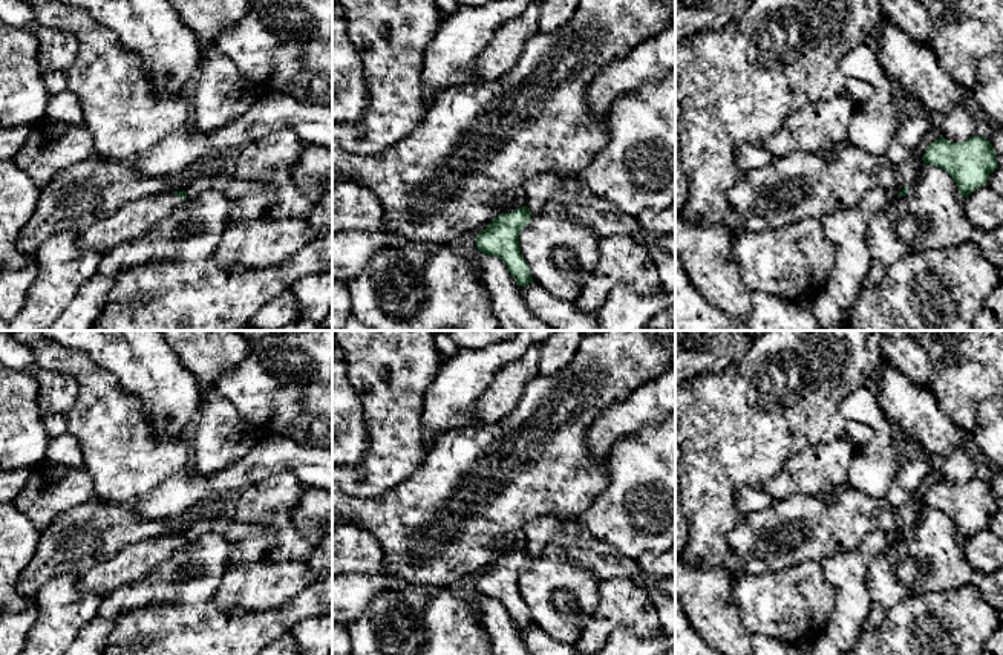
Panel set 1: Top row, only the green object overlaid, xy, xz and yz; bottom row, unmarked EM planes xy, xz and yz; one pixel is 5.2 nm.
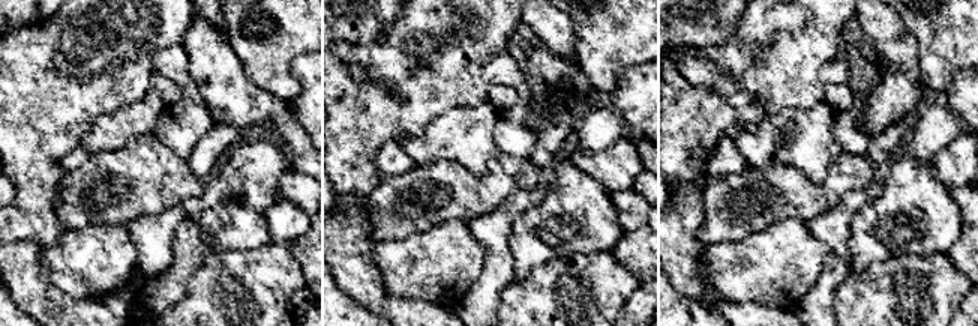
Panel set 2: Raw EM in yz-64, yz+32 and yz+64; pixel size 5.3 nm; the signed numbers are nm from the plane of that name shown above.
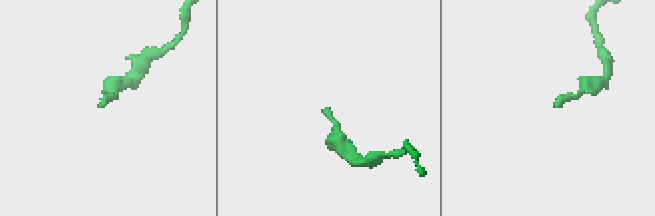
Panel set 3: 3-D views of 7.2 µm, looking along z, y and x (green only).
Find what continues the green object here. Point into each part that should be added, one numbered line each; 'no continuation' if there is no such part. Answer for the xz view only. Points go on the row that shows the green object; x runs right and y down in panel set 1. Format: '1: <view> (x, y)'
1: xz (509, 204)

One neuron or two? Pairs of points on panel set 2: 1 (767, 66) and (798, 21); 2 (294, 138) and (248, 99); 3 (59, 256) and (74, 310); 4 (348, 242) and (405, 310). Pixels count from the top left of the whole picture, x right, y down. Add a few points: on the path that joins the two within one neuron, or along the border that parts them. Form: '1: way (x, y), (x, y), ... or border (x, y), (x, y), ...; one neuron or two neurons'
1: way (776, 56), (776, 50), (788, 32); one neuron
2: way (285, 126), (270, 111), (260, 108); one neuron
3: border (47, 271), (60, 290), (75, 298), (107, 296); two neurons
4: way (351, 262), (354, 272), (386, 304); one neuron

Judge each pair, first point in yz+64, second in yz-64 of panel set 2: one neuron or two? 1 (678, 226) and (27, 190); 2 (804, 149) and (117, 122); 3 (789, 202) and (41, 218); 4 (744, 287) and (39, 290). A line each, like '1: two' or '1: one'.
1: two
2: one
3: two
4: two

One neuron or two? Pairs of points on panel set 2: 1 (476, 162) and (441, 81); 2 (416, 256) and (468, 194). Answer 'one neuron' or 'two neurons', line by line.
1: two neurons
2: two neurons

